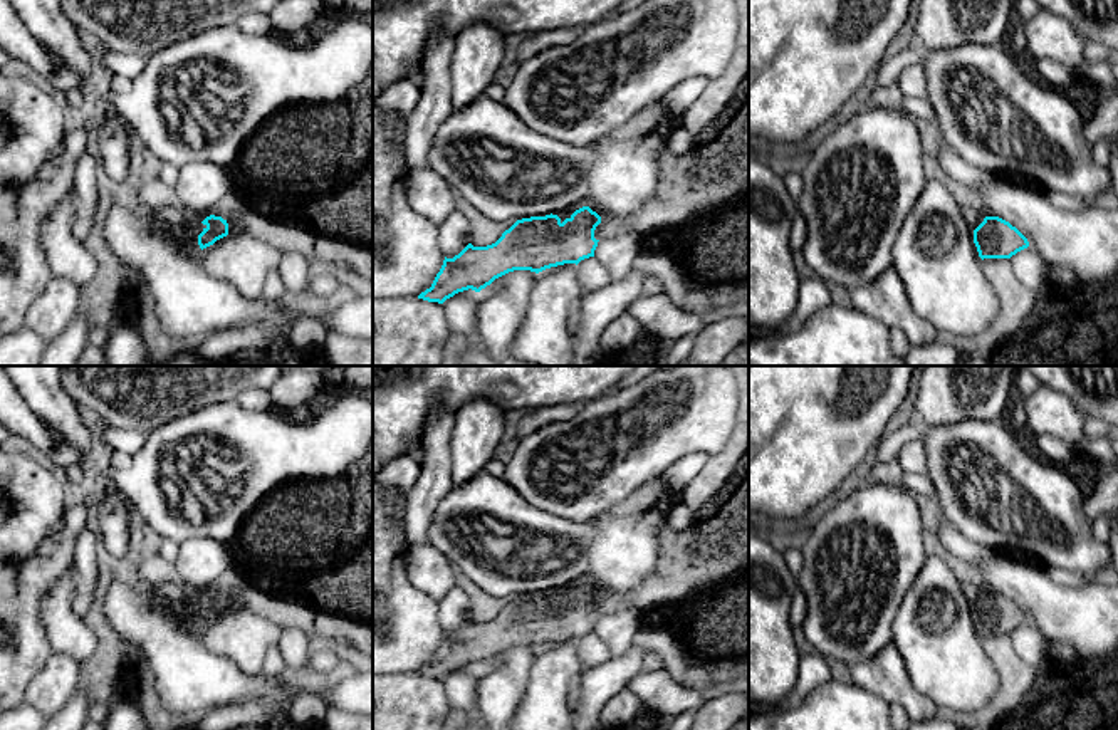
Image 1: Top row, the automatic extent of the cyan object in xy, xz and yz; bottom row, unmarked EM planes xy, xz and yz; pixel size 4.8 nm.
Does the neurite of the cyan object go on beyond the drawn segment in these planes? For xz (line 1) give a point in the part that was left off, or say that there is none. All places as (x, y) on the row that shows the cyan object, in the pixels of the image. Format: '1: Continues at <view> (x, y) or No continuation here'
1: Continues at xz (712, 177)

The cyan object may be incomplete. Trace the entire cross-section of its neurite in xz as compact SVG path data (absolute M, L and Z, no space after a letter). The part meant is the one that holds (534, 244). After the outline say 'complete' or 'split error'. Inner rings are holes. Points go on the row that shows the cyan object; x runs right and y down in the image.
M749 97L727 128L708 144L697 146L687 156L673 154L668 149L660 153L656 191L638 211L626 218L603 220L589 206L583 206L564 222L552 213L517 220L495 243L487 247L468 243L453 258L445 257L431 287L421 292L418 299L443 304L455 294L468 289L480 292L495 279L514 270L539 274L564 263L577 265L581 260L594 257L598 242L606 237L630 230L653 235L690 227L745 196L749 196Z; split error

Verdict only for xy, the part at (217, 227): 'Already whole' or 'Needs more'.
Needs more

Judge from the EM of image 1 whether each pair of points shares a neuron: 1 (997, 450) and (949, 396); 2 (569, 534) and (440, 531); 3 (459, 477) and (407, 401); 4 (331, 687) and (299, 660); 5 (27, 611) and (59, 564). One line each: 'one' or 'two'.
1: two
2: one
3: two
4: two
5: one

